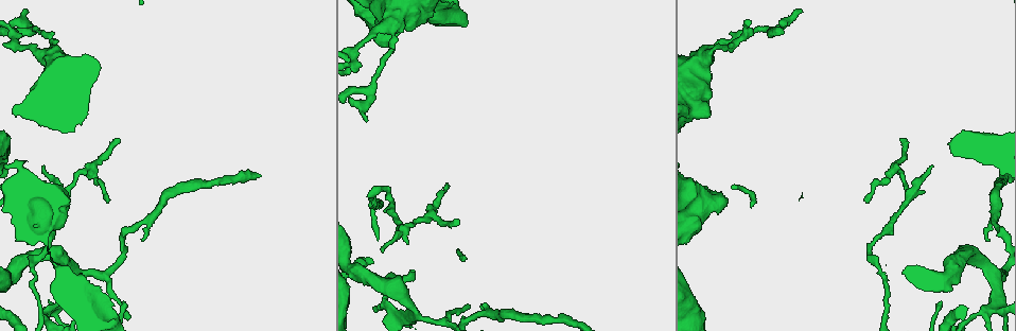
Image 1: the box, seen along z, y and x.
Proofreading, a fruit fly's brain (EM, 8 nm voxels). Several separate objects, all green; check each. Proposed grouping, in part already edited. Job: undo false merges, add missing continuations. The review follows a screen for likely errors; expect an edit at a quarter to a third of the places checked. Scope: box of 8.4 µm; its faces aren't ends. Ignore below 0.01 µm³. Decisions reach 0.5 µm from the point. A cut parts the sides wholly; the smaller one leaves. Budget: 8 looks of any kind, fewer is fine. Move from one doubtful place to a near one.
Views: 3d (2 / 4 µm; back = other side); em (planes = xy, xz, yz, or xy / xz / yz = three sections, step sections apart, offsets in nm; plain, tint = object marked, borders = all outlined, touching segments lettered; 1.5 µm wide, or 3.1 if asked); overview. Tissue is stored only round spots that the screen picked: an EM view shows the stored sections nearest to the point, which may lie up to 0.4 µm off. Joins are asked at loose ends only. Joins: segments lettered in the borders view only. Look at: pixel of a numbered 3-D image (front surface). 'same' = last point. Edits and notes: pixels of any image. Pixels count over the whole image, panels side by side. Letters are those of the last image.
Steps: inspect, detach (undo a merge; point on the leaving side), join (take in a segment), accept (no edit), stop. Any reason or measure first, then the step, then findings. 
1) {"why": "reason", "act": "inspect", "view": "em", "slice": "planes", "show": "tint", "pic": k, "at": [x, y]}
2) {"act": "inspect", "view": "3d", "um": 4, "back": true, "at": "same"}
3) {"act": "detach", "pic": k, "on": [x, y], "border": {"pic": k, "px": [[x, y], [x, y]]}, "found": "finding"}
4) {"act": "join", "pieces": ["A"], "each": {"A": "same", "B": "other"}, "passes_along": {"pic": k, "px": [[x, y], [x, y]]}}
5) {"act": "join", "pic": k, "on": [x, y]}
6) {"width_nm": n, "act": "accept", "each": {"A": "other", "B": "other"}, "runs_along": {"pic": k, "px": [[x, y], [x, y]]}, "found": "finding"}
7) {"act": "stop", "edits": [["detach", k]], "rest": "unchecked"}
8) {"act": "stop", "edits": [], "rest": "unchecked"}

{"why": "calibre changes", "act": "inspect", "view": "3d", "um": 2, "pic": 1, "at": [974, 316]}

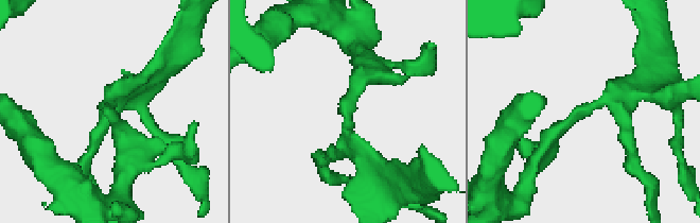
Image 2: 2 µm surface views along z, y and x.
{"why": "now the EM", "act": "inspect", "view": "em", "slice": "planes", "show": "borders", "pic": 2, "at": [349, 117]}

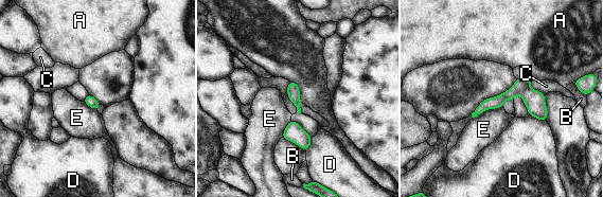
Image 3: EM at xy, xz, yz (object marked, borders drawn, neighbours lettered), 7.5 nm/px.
{"longest_contact_nm": ["E", 240], "act": "detach", "pic": 3, "on": [520, 85], "each": {"A": "other", "B": "other", "C": "other", "D": "other", "E": "other"}, "border": {"pic": 3, "px": [[529, 87], [519, 93]]}, "found": "two neurons meet here"}

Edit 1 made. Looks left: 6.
{"act": "inspect", "view": "overview"}

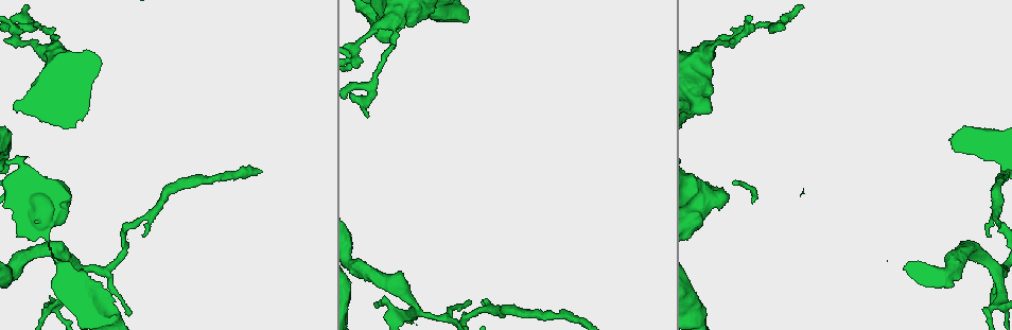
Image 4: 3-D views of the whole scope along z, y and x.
{"why": "an open end", "act": "inspect", "view": "3d", "um": 2, "pic": 4, "at": [483, 304]}

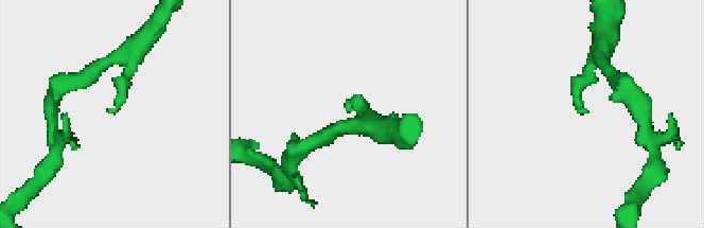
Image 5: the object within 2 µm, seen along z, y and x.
{"arm_widths_nm": [160, 200], "why": "now the EM", "act": "inspect", "view": "em", "slice": "yz", "step": 4, "show": "plain", "pic": 5, "at": [109, 112]}

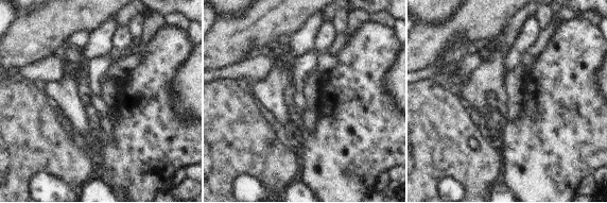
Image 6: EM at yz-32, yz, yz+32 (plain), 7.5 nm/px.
{"why": "see the neighbours", "act": "inspect", "view": "em", "slice": "yz", "step": 4, "show": "borders", "at": "same"}

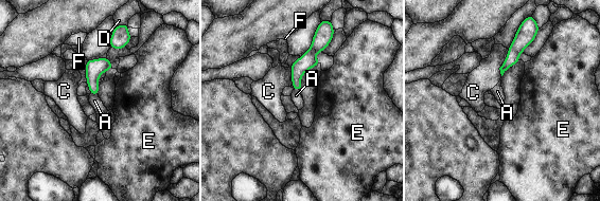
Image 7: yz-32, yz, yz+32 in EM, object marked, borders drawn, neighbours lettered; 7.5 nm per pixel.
{"longest_contact_nm": ["C", 220], "act": "accept", "each": {"A": "other", "C": "other", "D": "other", "E": "other", "F": "other"}, "found": "no lettered segment goes on from it"}

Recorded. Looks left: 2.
{"act": "stop", "edits": [["detach", 3]], "rest": "unchecked"}

